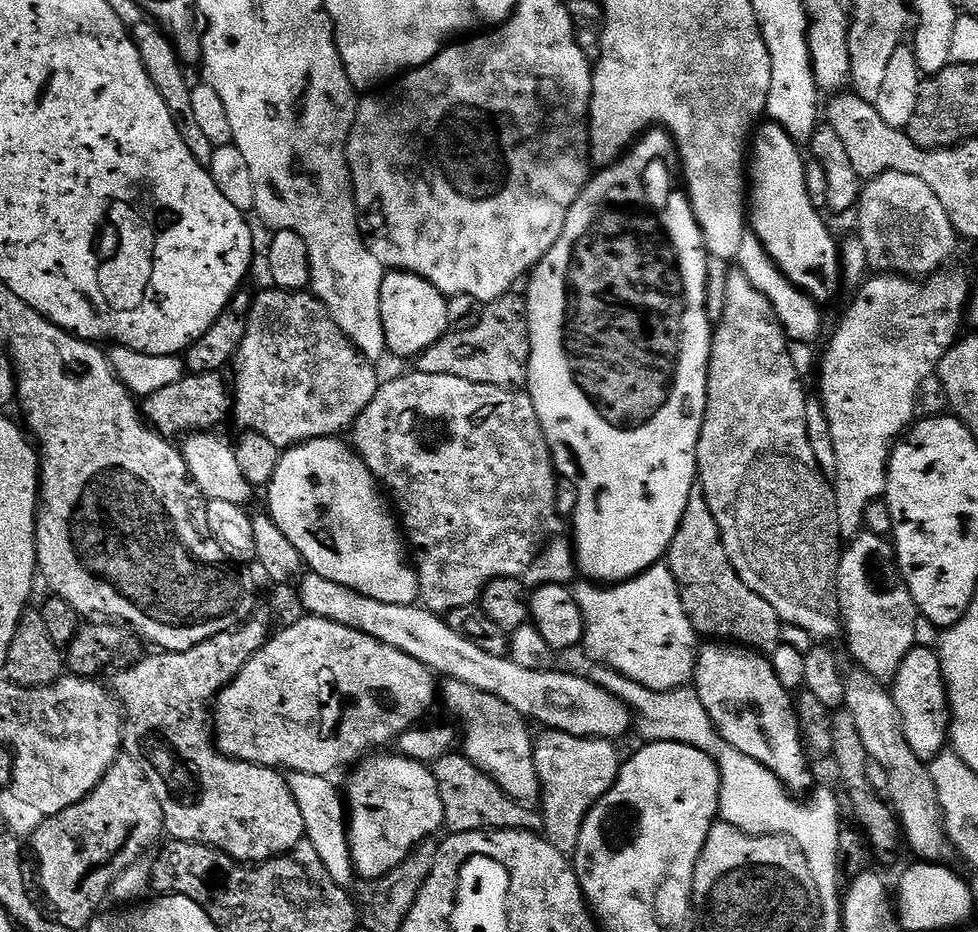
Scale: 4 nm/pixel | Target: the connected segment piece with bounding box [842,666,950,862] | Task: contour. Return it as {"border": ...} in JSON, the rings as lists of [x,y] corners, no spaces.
{"border":[[[856,666],[853,669],[853,672],[848,672],[844,676],[842,708],[850,714],[850,718],[854,718],[854,727],[858,730],[858,738],[862,738],[862,746],[869,761],[873,765],[876,763],[884,775],[884,784],[888,787],[886,800],[896,813],[902,840],[904,836],[909,850],[916,855],[913,857],[924,862],[943,861],[944,851],[949,851],[950,845],[944,835],[942,818],[935,802],[935,792],[928,778],[925,761],[918,759],[906,742],[891,691],[885,685],[883,688],[880,685],[883,683],[864,668]]]}

